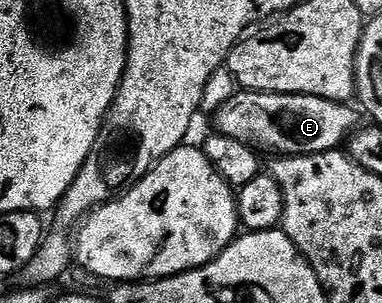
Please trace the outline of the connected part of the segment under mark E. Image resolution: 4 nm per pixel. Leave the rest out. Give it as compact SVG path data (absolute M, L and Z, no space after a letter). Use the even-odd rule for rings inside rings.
M238 91L233 94L221 108L213 114L214 132L225 135L229 139L237 139L241 143L250 145L256 150L272 149L272 154L289 157L304 157L314 153L329 153L340 148L339 145L348 140L356 129L360 128L361 121L355 114L356 106L346 101L321 99L317 95L304 93L249 93Z

